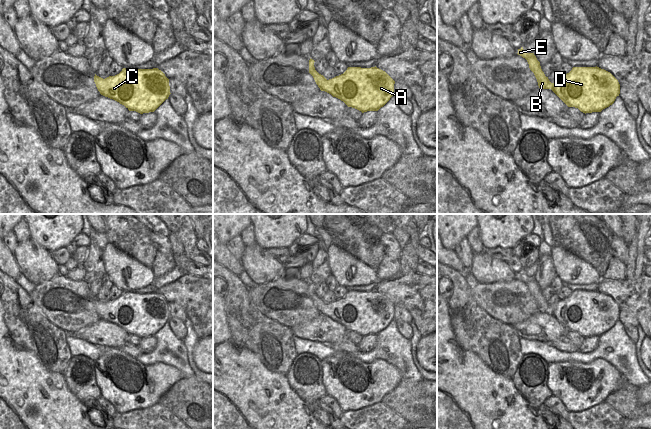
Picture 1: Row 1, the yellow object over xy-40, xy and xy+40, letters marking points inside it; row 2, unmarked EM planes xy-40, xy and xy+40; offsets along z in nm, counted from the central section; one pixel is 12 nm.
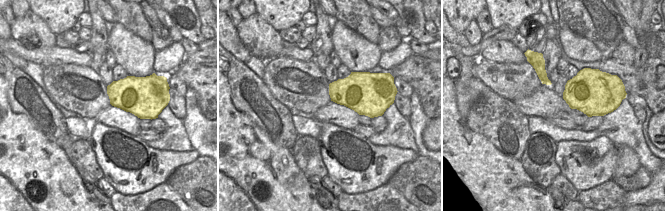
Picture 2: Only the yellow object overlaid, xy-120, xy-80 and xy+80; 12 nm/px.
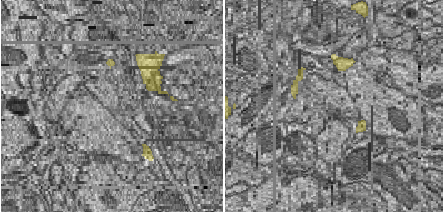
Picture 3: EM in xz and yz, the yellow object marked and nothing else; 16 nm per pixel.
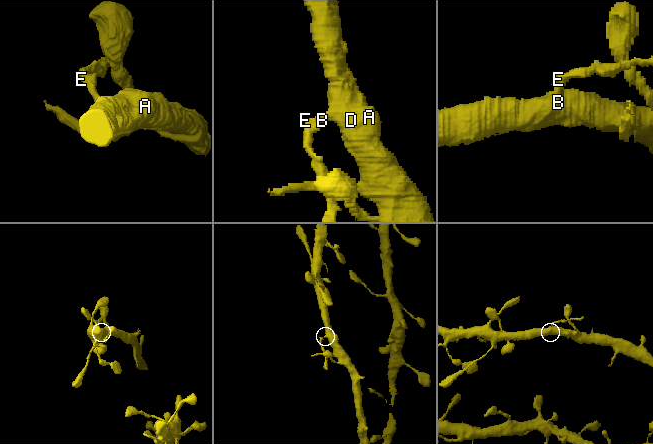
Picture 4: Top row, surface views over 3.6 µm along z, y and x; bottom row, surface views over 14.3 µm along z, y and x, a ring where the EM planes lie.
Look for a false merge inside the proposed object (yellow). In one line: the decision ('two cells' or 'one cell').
two cells

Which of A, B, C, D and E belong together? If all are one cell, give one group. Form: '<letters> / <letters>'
A B C D / E

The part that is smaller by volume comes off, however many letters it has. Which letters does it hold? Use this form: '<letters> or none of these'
E

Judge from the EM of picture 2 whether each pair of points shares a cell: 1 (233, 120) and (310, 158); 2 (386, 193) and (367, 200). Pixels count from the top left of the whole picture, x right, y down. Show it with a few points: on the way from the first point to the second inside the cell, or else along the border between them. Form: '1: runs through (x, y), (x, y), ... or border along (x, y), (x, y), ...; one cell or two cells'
1: border along (290, 149), (295, 163), (301, 170); two cells
2: runs through (381, 198), (379, 200), (372, 200); one cell

